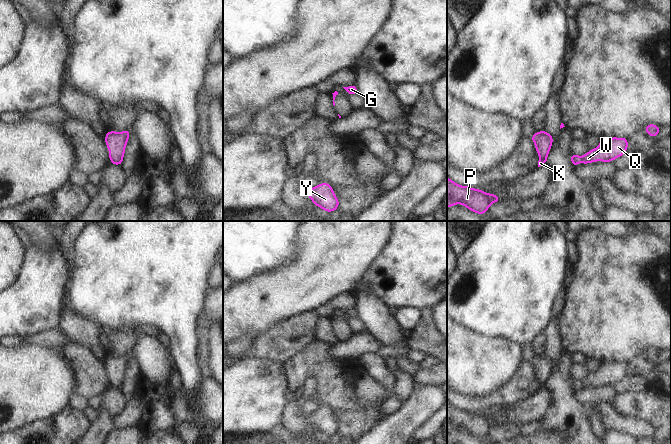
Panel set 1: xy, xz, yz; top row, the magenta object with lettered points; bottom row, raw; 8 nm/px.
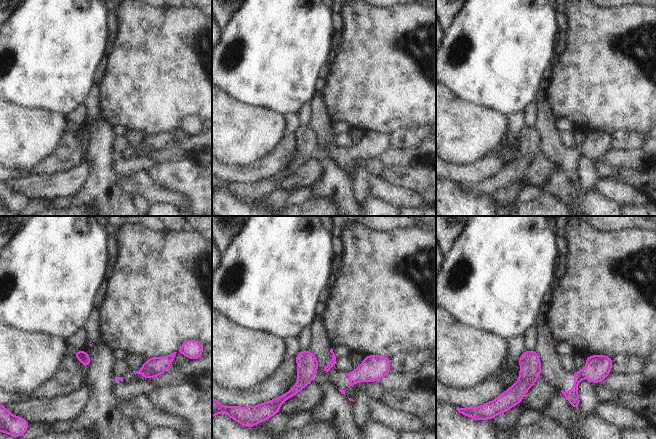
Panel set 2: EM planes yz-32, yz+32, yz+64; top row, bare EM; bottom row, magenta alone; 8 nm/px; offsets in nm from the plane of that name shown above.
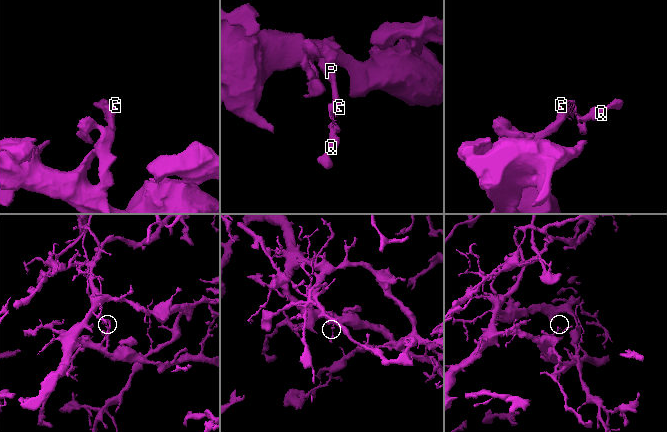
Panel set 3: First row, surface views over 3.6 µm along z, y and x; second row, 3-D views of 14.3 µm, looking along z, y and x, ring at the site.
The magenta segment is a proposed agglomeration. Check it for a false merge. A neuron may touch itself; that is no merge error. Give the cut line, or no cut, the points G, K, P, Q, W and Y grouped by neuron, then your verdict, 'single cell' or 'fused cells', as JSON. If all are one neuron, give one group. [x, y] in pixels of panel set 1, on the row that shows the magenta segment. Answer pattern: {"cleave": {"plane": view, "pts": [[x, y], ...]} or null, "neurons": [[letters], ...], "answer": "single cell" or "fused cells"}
{"cleave": {"plane": "xz", "pts": [[333, 94], [335, 95]]}, "neurons": [["G", "K", "P"], ["Q", "W", "Y"]], "answer": "fused cells"}

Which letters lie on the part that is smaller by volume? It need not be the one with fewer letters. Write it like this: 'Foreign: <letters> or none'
Foreign: Q, W, Y

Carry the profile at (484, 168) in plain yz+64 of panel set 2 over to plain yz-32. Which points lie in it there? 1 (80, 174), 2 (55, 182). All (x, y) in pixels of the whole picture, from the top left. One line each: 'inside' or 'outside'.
1: outside
2: outside

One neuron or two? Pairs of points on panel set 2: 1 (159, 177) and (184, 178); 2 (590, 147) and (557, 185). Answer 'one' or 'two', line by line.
1: one
2: two

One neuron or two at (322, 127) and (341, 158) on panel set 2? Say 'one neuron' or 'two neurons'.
one neuron

